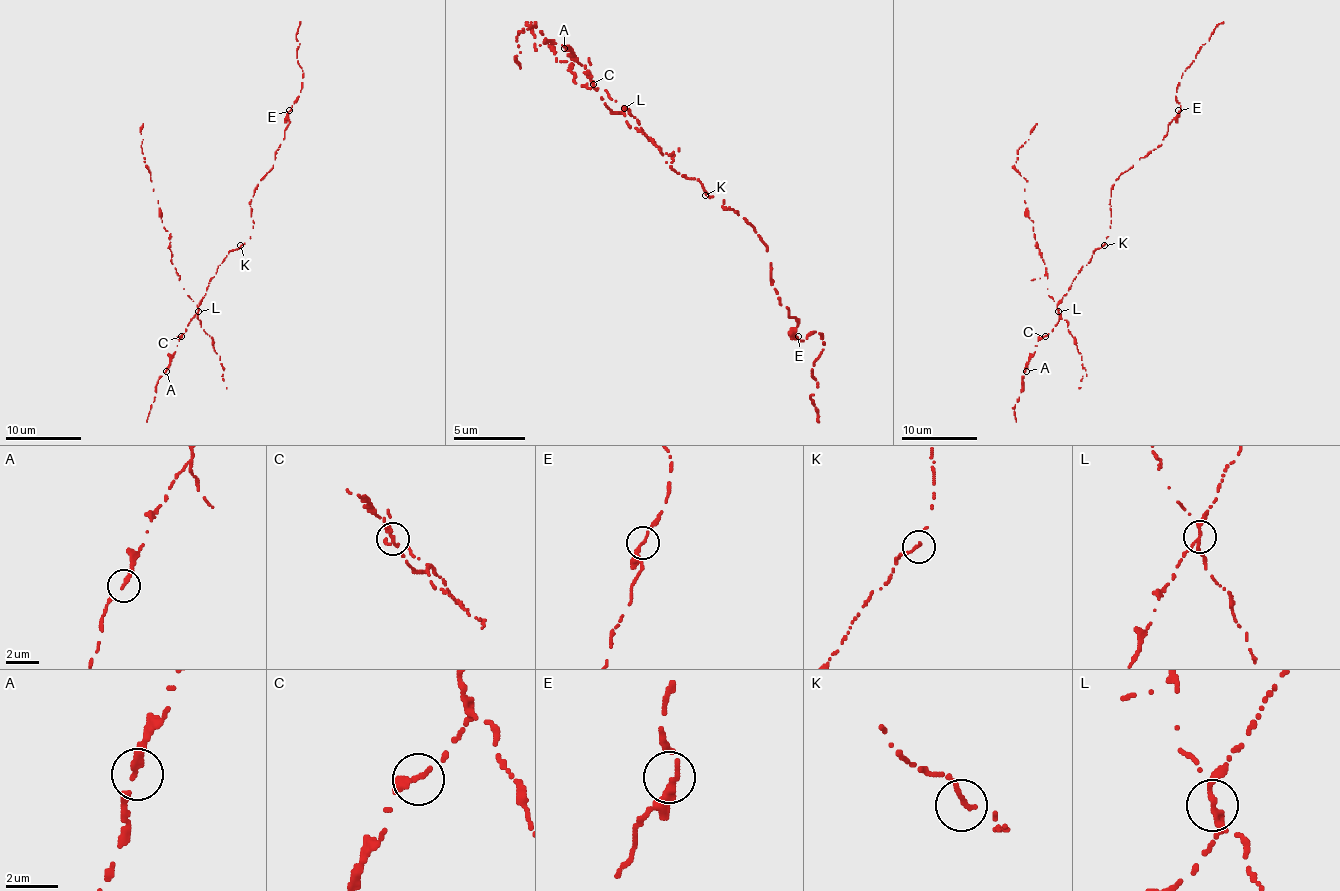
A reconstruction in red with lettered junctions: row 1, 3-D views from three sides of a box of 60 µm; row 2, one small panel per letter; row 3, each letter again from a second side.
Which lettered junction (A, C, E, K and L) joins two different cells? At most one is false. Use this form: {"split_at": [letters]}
{"split_at": ["L"]}

